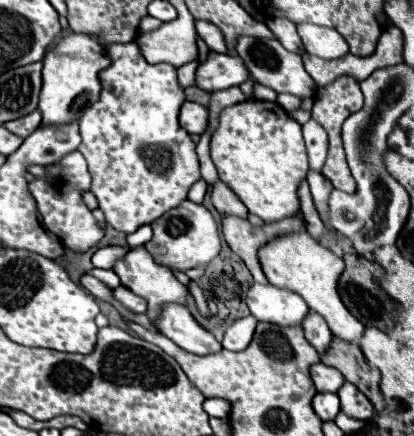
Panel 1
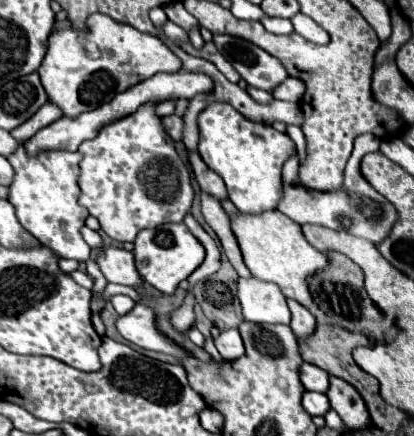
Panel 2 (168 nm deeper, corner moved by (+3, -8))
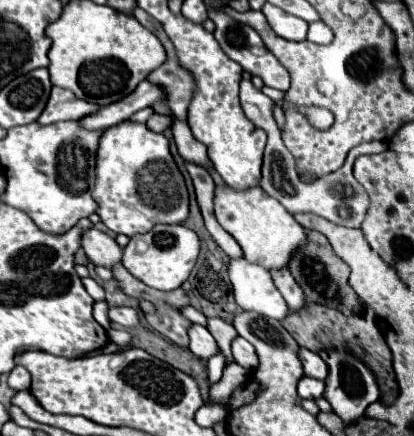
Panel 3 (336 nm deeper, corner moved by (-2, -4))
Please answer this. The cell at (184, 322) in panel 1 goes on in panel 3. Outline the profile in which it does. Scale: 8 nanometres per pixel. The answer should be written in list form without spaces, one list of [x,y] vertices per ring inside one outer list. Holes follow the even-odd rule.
[[[128,306],[108,308],[108,318],[110,318],[110,322],[116,322],[124,328],[134,328],[138,324],[138,312],[134,308],[128,308]]]

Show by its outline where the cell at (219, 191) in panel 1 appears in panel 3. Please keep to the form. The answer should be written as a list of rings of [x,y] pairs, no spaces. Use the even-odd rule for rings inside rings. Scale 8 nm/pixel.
[[[172,116],[172,134],[174,134],[174,142],[176,142],[176,148],[180,152],[180,156],[188,162],[194,162],[194,164],[200,164],[200,166],[210,166],[210,160],[208,160],[208,154],[206,154],[206,148],[202,142],[198,142],[188,124],[174,118]]]

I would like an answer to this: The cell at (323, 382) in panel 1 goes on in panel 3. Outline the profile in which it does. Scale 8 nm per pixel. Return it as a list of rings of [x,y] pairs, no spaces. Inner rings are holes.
[[[300,348],[298,358],[300,358],[302,366],[304,366],[306,376],[312,376],[312,378],[318,378],[318,380],[326,378],[326,364],[316,352],[312,352],[308,348]]]

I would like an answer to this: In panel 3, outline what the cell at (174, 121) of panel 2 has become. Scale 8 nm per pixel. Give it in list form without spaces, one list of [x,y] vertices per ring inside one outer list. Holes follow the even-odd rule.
[[[152,114],[148,120],[146,120],[146,126],[152,130],[152,132],[162,132],[164,128],[170,128],[170,116],[160,116],[160,114]]]

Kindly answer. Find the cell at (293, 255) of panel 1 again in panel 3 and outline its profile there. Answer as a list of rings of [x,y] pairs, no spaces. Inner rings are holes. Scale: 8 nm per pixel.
[[[216,186],[214,194],[216,220],[228,234],[234,236],[244,256],[254,264],[260,264],[266,270],[282,268],[288,264],[288,256],[292,256],[292,250],[304,244],[306,230],[284,206],[280,206],[278,200],[268,196],[262,188],[254,186],[246,190],[234,190],[230,186]]]

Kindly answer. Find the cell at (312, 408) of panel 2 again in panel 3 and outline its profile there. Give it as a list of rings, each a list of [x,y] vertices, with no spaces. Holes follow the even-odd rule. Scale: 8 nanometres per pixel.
[[[302,376],[300,382],[298,382],[298,396],[300,398],[310,398],[310,400],[316,400],[324,394],[324,382],[316,380],[316,378],[308,378],[308,376]]]

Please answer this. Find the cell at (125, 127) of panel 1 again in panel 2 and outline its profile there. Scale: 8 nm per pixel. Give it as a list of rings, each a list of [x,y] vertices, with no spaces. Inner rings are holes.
[[[157,102],[141,104],[137,112],[103,126],[95,138],[85,140],[77,150],[83,156],[79,162],[81,204],[87,206],[89,214],[99,220],[101,230],[117,242],[133,242],[137,232],[143,228],[155,228],[165,222],[181,222],[193,202],[189,168],[179,158],[173,140],[163,128],[163,118],[157,116],[155,110]]]

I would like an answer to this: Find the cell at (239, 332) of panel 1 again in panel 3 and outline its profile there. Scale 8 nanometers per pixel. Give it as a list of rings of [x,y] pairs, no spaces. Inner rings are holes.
[[[238,336],[232,342],[232,354],[234,354],[234,362],[240,364],[242,368],[246,368],[248,372],[252,372],[258,364],[258,356],[256,356],[252,344],[248,344],[248,340],[244,340],[242,336]]]

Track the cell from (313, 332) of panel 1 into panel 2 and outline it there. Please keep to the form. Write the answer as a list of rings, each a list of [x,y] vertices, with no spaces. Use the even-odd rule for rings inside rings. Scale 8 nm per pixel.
[[[289,300],[289,308],[291,308],[291,316],[293,316],[291,318],[291,328],[293,328],[295,336],[299,340],[309,338],[315,332],[315,328],[317,328],[317,320],[311,316],[311,312],[307,308],[303,308],[295,300]]]

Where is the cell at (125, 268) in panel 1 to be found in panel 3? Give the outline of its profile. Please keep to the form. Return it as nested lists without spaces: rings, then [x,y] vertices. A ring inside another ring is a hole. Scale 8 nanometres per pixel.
[[[88,228],[80,236],[80,244],[82,244],[82,250],[86,252],[86,256],[90,258],[90,262],[94,262],[98,266],[112,268],[114,264],[120,262],[122,248],[106,232],[100,232],[96,228]]]

